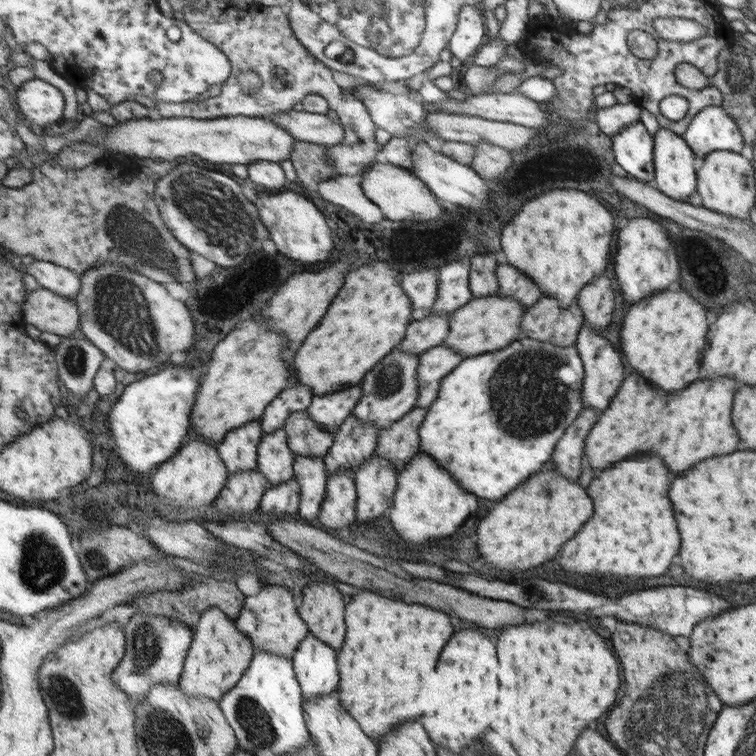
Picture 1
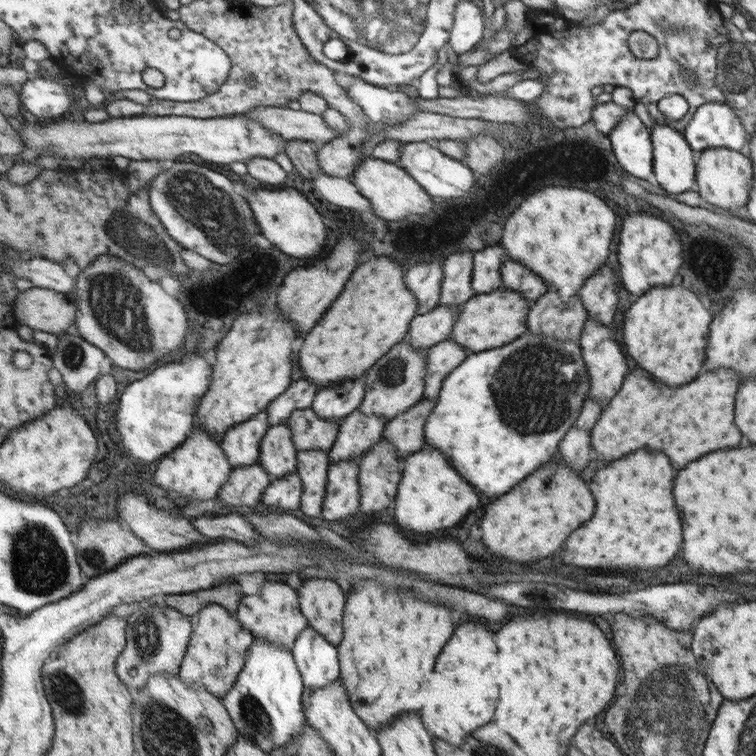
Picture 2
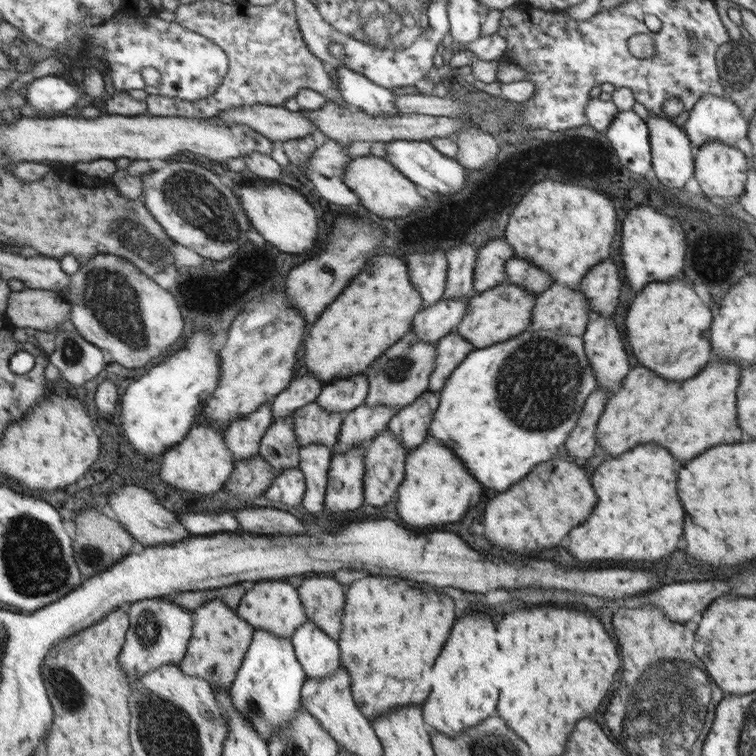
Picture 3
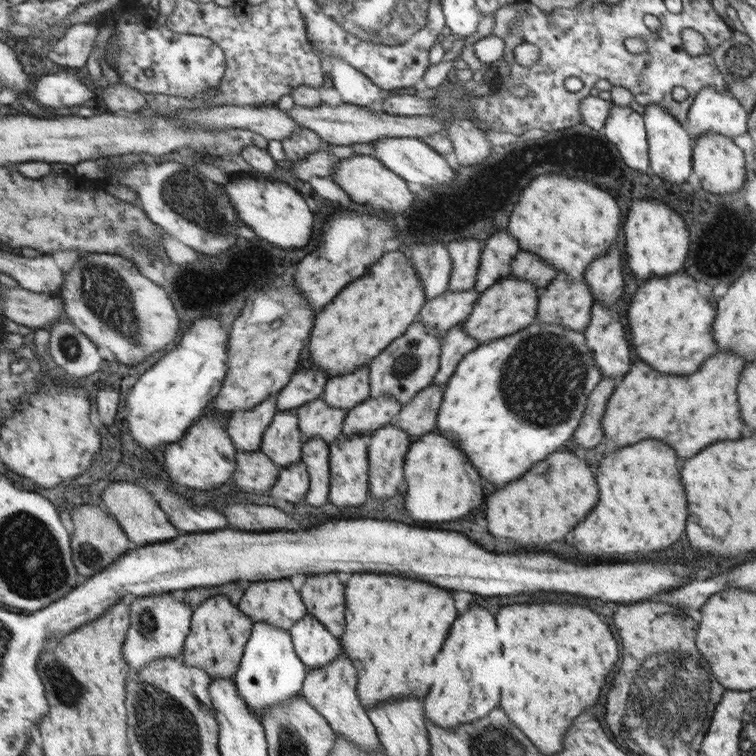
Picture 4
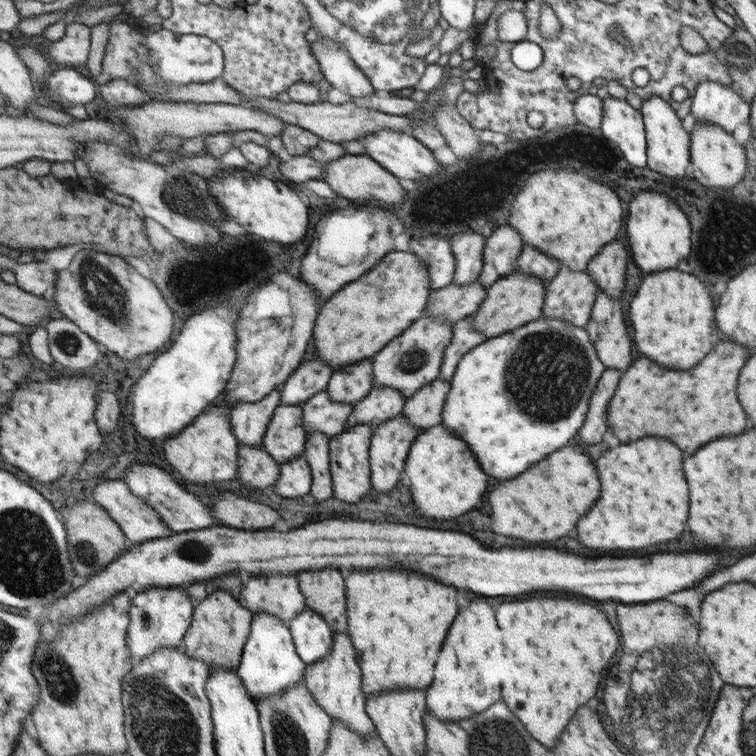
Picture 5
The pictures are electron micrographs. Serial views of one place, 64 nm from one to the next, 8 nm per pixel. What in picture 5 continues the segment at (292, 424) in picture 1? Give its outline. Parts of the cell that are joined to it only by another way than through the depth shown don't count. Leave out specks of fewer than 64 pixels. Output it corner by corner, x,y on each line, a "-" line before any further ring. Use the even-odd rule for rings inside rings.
328,390
318,392
304,404
306,430
326,432
331,439
346,431
349,426
354,404
333,402

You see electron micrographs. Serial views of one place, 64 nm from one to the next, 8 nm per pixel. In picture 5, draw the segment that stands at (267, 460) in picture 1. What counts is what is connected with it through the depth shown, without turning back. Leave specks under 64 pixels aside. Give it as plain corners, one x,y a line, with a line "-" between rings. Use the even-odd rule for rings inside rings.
283,404
276,411
267,437
266,450
281,464
286,464
306,452
309,433
306,430
304,404

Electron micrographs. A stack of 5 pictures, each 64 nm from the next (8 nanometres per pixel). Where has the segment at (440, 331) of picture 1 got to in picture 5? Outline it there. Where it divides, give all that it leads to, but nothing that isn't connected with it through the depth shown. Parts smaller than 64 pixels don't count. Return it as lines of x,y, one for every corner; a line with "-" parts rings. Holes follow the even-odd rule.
453,282
441,290
434,291
428,301
425,317
444,318
444,322
455,323
471,317
485,301
486,286
480,282
472,282
466,286
456,286

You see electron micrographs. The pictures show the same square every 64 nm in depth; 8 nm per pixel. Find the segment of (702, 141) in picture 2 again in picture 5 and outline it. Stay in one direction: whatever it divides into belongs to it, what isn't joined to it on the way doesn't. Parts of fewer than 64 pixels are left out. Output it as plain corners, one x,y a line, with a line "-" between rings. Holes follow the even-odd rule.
704,82
696,88
691,114
695,122
714,124
732,134
749,119
751,105
732,86

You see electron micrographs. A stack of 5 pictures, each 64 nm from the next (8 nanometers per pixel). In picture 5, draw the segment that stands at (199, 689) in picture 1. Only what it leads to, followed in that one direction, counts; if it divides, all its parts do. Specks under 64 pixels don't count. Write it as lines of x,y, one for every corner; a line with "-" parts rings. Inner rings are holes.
215,589
212,596
197,604
194,622
188,631
184,647
190,658
204,660
214,668
236,670
242,664
247,642
251,637
255,613
244,606
241,599
236,598
228,590

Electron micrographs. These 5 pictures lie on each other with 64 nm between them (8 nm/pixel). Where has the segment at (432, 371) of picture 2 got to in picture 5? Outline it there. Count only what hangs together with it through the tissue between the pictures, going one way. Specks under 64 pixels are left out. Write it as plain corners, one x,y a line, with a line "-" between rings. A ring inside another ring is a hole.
472,316
458,320
451,328
452,342
444,352
443,368
439,378
450,381
456,372
459,360
475,346
482,344
486,338
472,328

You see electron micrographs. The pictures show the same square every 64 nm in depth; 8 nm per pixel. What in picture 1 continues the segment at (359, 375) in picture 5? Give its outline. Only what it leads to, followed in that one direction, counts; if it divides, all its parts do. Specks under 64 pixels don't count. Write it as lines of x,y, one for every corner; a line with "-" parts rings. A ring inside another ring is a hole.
356,384
352,388
344,388
336,394
315,395
309,412
318,424
338,433
340,427
352,416
361,396
361,384

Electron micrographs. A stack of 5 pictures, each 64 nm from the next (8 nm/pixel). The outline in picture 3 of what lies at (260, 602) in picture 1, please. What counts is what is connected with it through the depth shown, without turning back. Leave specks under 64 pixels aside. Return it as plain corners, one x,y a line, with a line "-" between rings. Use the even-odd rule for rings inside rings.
288,580
258,582
254,590
247,591
238,612
246,622
252,623
257,630
268,630
268,632
274,632
274,634
290,638
290,640
293,640
294,634
309,620
299,589
294,588

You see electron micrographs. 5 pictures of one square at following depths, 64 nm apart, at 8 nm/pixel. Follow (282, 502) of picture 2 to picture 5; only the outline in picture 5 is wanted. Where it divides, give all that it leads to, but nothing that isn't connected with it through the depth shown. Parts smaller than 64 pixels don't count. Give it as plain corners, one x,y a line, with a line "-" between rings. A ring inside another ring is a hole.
305,455
281,464
281,477
276,492
284,498
306,499
311,496
314,486
313,468

